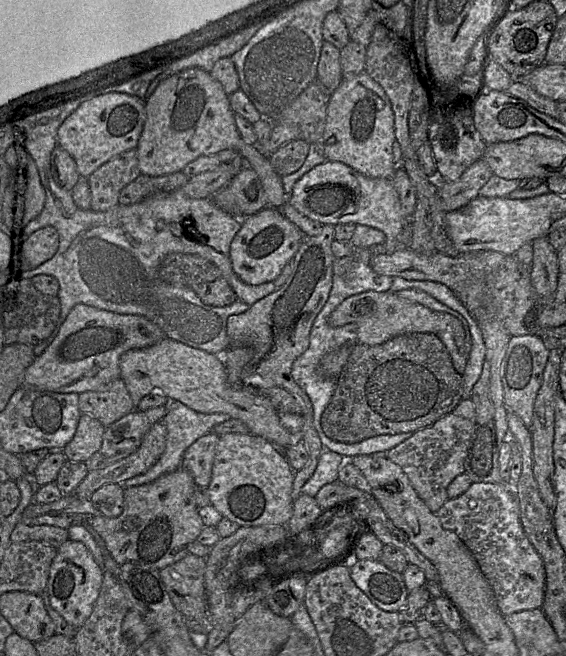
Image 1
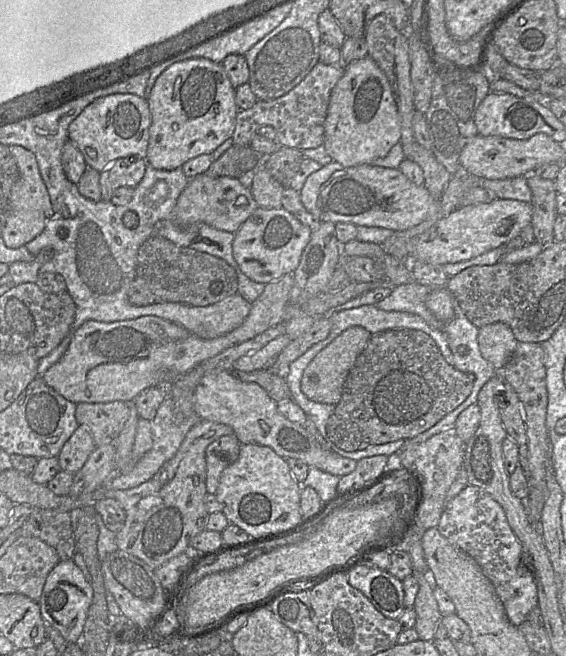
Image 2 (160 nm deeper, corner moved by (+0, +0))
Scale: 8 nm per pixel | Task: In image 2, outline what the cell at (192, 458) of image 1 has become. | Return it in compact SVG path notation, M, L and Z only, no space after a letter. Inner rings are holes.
M232 433L209 444L206 448L206 489L207 493L216 494L220 476L225 468L239 457L241 443Z

